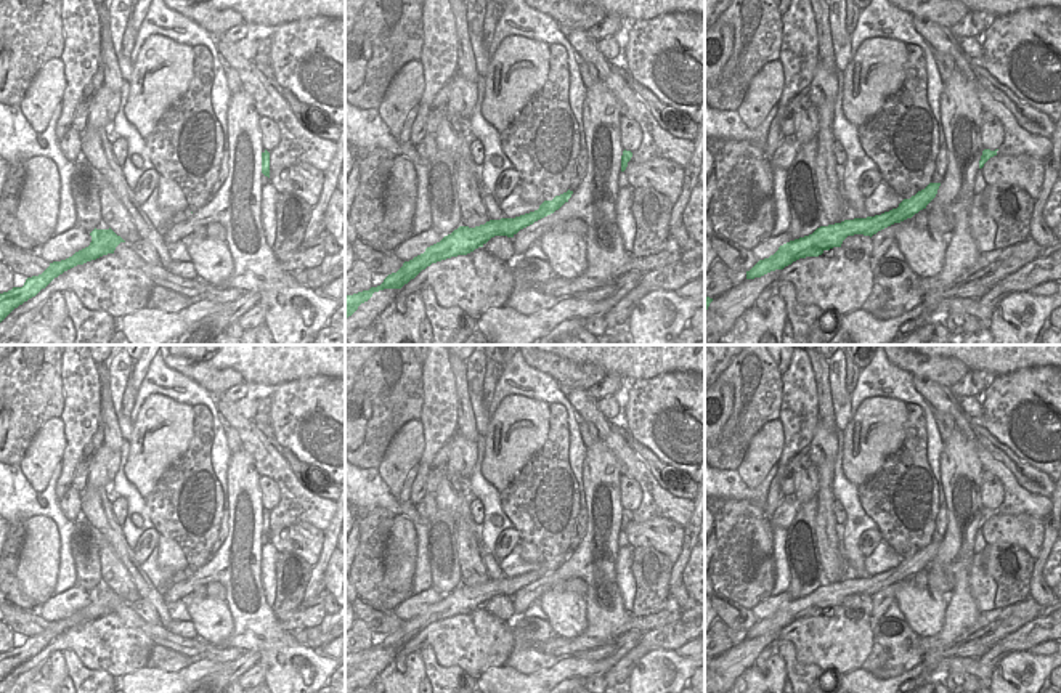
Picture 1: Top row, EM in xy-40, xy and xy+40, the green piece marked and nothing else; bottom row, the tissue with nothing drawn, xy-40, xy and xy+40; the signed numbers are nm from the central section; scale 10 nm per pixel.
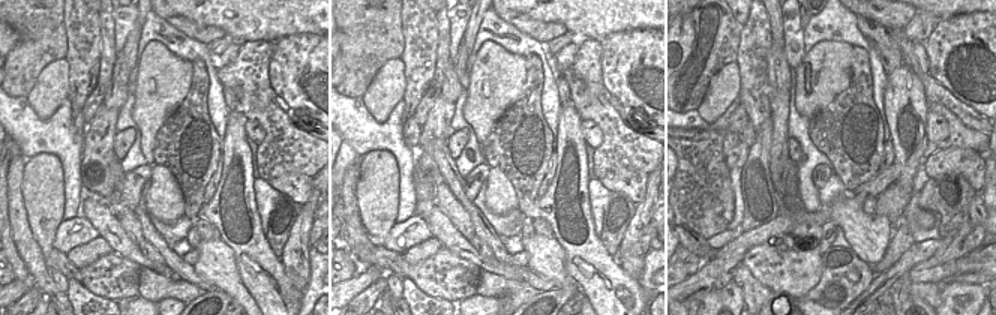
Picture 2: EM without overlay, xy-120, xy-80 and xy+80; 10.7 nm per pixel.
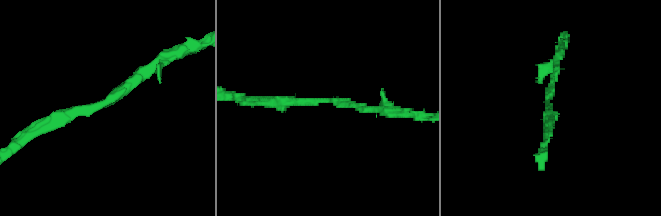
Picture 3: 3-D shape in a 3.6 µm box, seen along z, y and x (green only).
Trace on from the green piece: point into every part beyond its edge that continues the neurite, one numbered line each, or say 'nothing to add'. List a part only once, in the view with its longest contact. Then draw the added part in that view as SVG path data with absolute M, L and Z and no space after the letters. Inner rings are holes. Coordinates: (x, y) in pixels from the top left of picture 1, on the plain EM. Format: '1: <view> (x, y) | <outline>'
nothing to add

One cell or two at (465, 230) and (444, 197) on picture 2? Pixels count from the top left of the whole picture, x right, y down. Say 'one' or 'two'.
one

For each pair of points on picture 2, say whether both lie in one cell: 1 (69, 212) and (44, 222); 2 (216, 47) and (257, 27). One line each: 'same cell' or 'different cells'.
1: different cells
2: different cells

